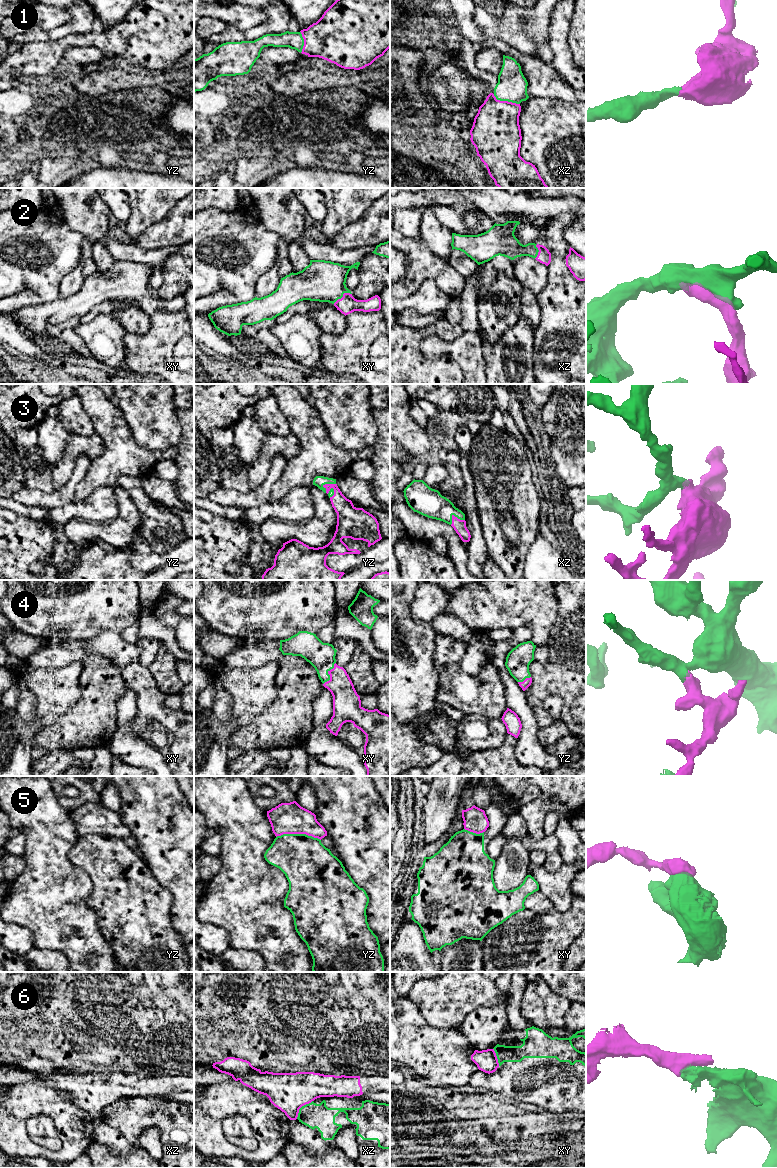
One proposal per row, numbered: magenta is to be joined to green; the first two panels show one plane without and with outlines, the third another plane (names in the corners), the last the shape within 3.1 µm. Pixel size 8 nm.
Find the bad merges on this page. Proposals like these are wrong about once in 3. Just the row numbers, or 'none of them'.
5, 6

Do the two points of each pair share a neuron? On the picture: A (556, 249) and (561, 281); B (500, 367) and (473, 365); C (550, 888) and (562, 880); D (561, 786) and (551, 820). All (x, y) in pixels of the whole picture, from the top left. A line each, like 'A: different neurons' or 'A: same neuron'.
A: same neuron
B: different neurons
C: same neuron
D: different neurons

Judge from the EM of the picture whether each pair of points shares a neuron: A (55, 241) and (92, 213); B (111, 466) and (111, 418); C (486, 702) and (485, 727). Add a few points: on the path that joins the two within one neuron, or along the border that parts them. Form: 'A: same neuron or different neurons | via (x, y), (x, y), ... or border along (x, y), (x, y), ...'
A: different neurons | border along (63, 217), (73, 230), (83, 236), (82, 249)
B: same neuron | via (111, 454), (111, 430)
C: different neurons | border along (465, 714), (484, 714), (489, 718), (500, 719)

